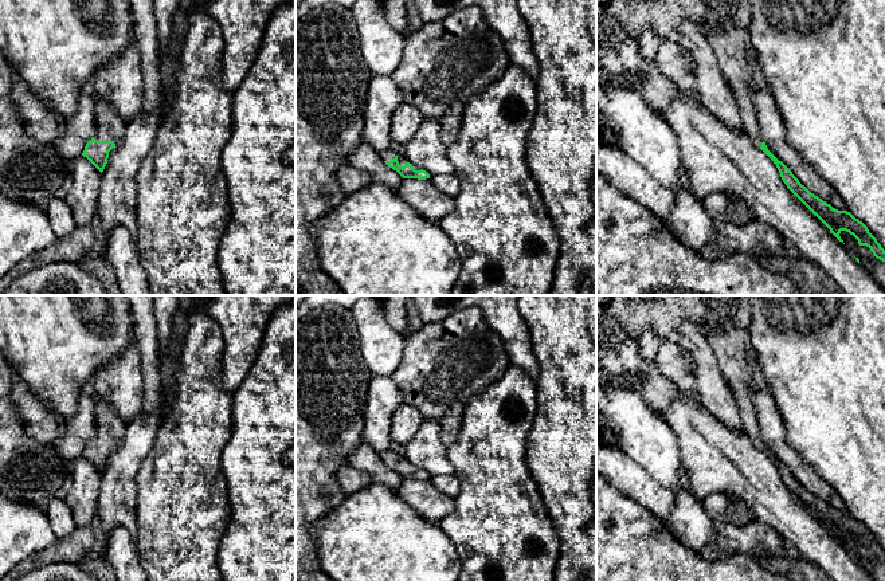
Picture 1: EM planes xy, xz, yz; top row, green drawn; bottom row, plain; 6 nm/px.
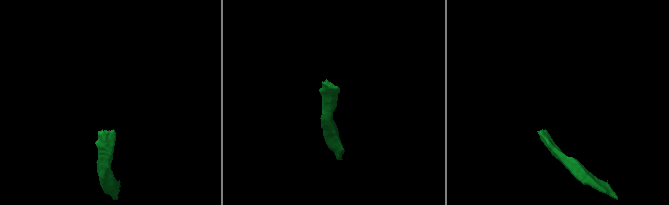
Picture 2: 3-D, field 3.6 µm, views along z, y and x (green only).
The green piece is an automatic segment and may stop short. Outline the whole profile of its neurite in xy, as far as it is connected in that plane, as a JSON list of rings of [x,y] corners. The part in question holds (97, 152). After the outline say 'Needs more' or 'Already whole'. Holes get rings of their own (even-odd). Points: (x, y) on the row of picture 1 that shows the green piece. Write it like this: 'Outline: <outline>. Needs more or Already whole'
Outline: [[[94,99],[97,127],[94,137],[86,144],[82,153],[101,173],[103,172],[109,152],[124,136],[125,125],[118,113],[103,99]]]. Needs more

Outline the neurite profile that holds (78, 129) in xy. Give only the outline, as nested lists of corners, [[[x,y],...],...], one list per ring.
[[[83,90],[77,102],[75,113],[63,121],[63,131],[54,141],[54,148],[70,164],[81,157],[86,144],[94,137],[97,119],[94,114],[94,97]]]

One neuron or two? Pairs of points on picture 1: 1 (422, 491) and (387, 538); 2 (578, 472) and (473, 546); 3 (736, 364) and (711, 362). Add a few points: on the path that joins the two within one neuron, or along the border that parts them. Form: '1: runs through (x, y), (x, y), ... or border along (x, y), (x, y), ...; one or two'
1: border along (396, 491), (425, 519), (437, 523); two
2: border along (528, 468), (547, 515), (555, 526); two
3: border along (705, 333), (721, 375), (732, 391); two

